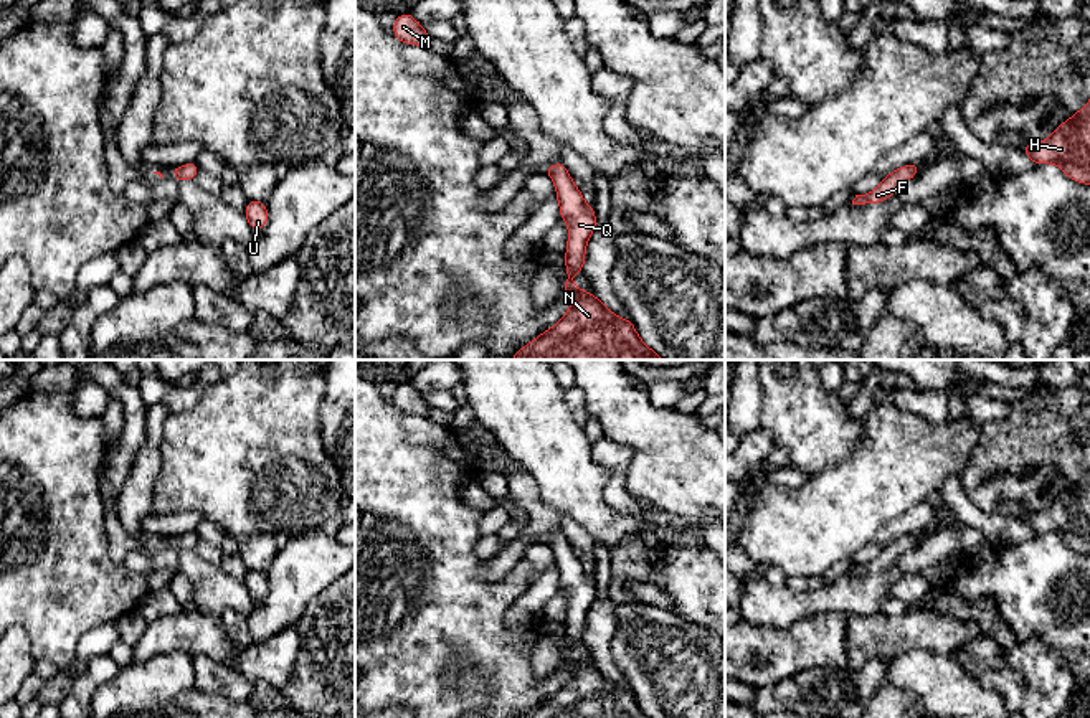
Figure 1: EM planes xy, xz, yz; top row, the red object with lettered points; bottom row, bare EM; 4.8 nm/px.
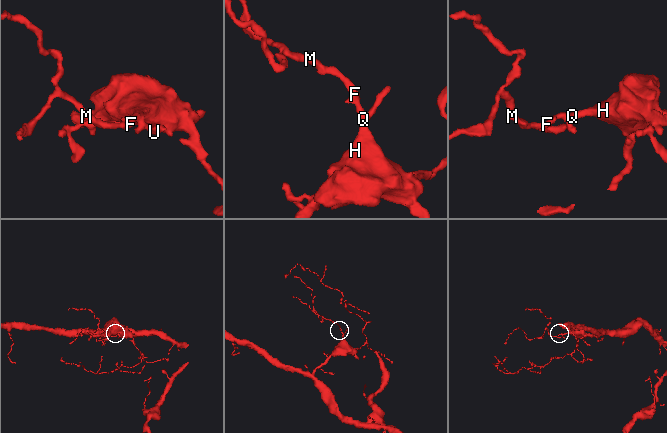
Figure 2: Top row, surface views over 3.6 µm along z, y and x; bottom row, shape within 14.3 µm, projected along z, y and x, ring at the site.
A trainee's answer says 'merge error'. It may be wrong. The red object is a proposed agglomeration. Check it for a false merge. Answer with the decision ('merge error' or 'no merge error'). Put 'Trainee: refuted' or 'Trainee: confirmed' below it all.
no merge error
Trainee: refuted

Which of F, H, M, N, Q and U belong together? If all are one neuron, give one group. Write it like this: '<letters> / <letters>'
F H M N Q U

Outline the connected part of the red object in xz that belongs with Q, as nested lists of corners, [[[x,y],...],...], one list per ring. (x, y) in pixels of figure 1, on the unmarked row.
[[[565,531],[545,536],[543,543],[550,545],[557,558],[555,566],[560,573],[560,588],[568,594],[568,612],[565,622],[568,645],[565,647],[562,660],[571,667],[571,675],[552,698],[540,703],[522,718],[649,718],[639,708],[631,690],[613,683],[596,665],[581,660],[570,650],[583,640],[586,614],[596,599],[596,584],[595,578],[585,571],[583,563],[576,558],[573,548],[566,541]]]

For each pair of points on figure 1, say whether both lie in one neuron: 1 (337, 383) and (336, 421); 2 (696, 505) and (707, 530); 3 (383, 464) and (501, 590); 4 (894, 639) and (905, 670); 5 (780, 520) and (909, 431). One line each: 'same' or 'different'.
1: same
2: different
3: same
4: different
5: same

